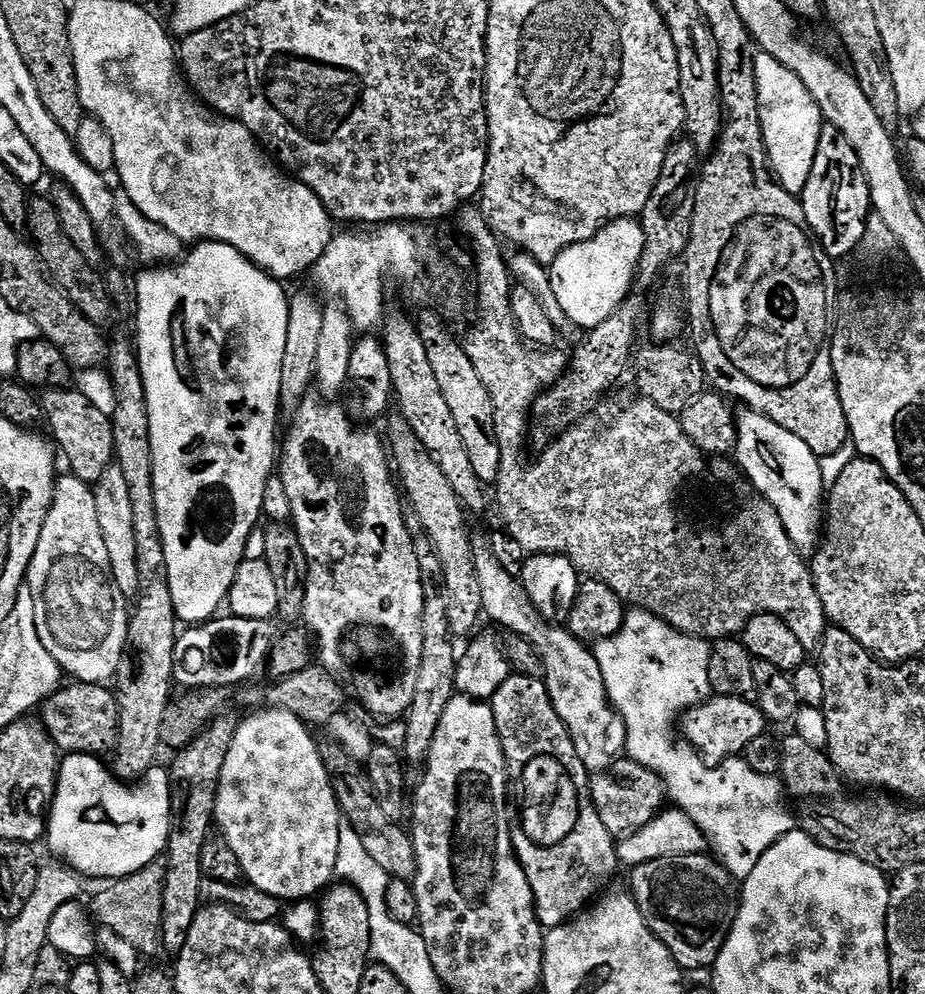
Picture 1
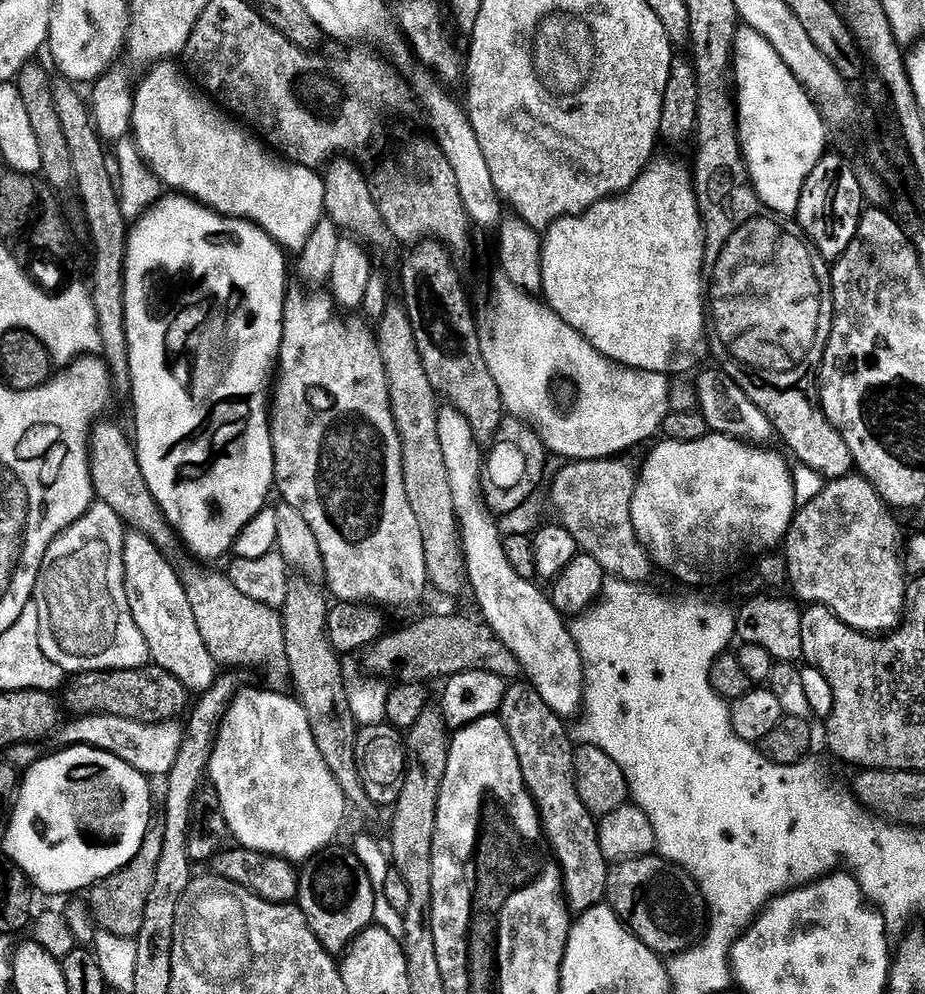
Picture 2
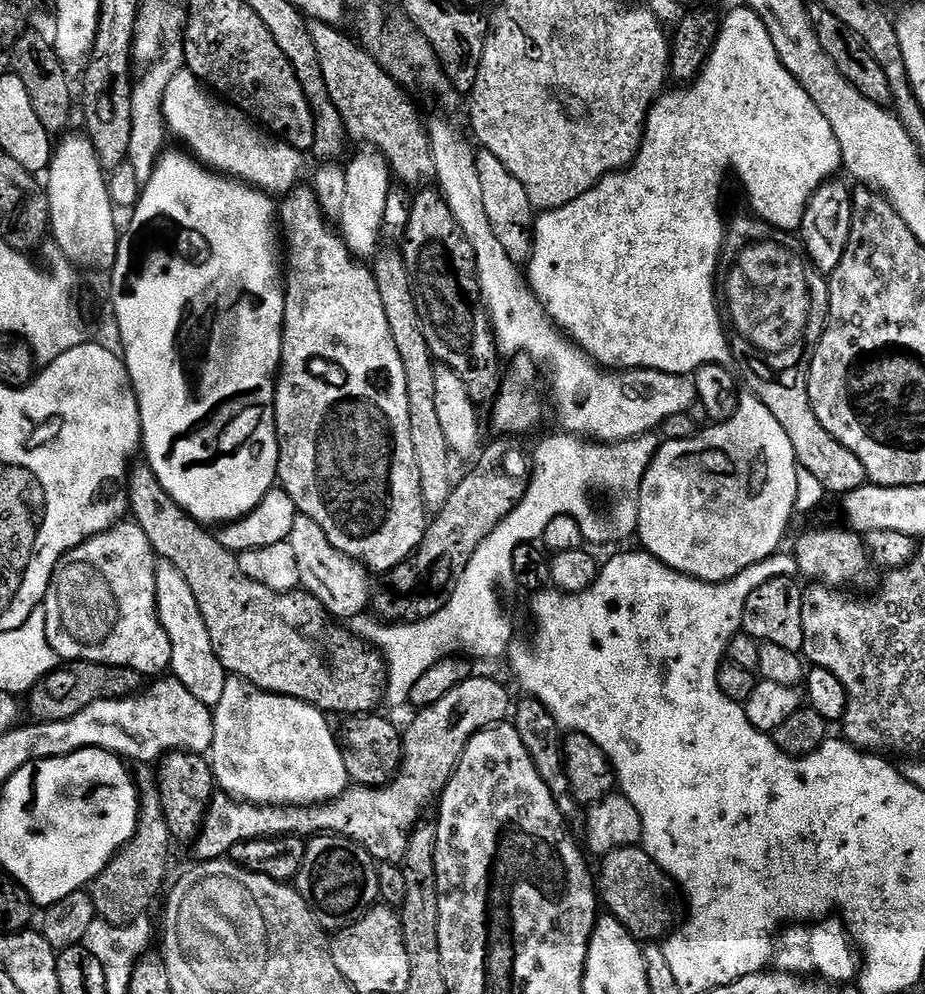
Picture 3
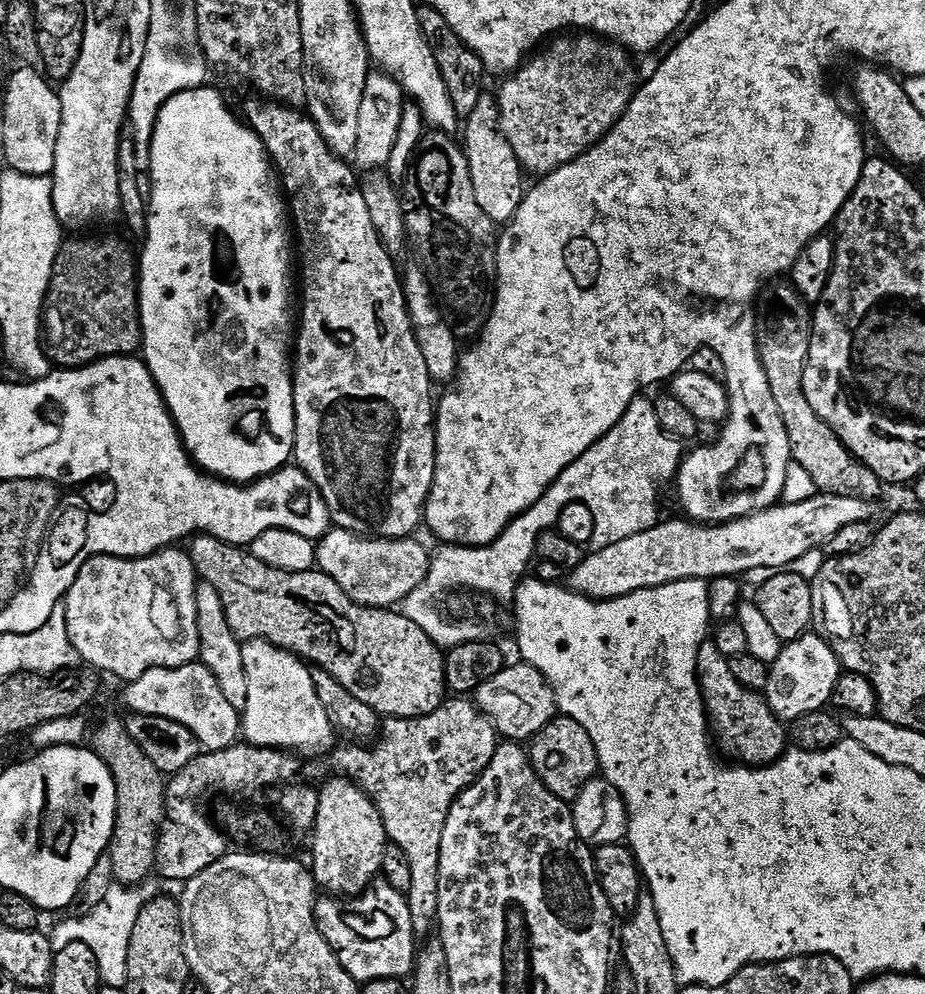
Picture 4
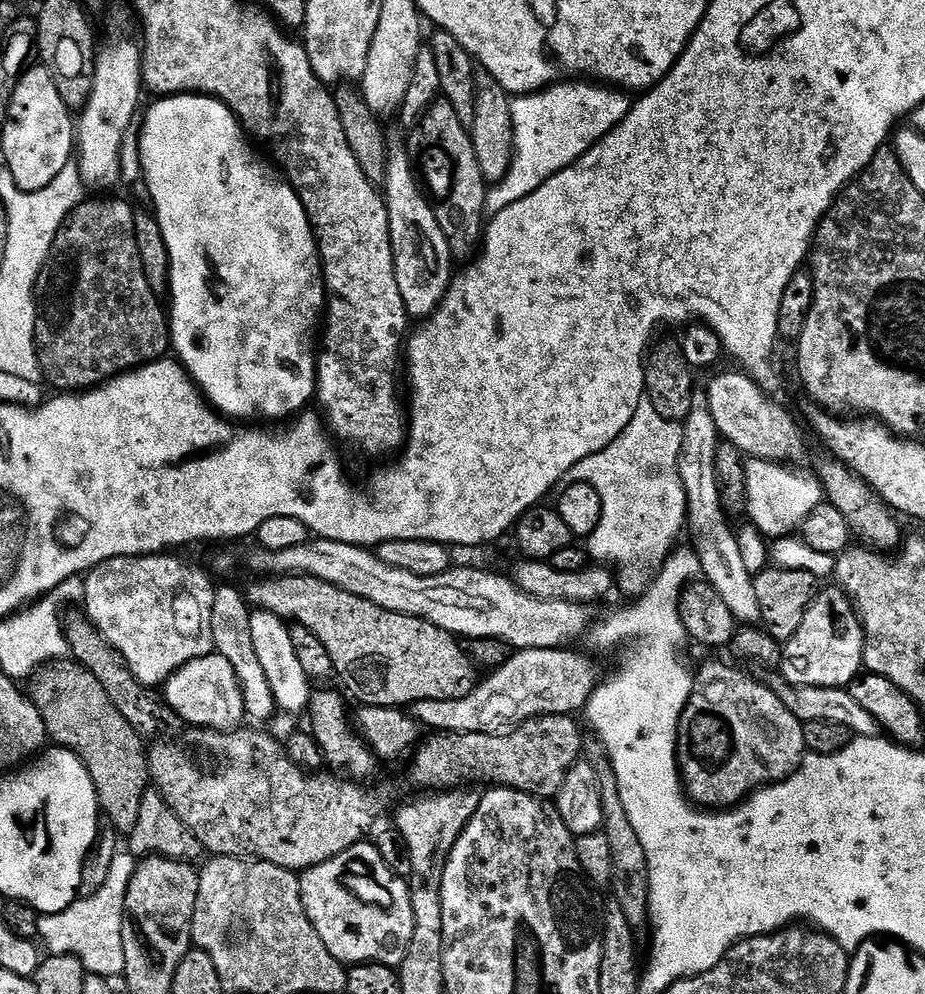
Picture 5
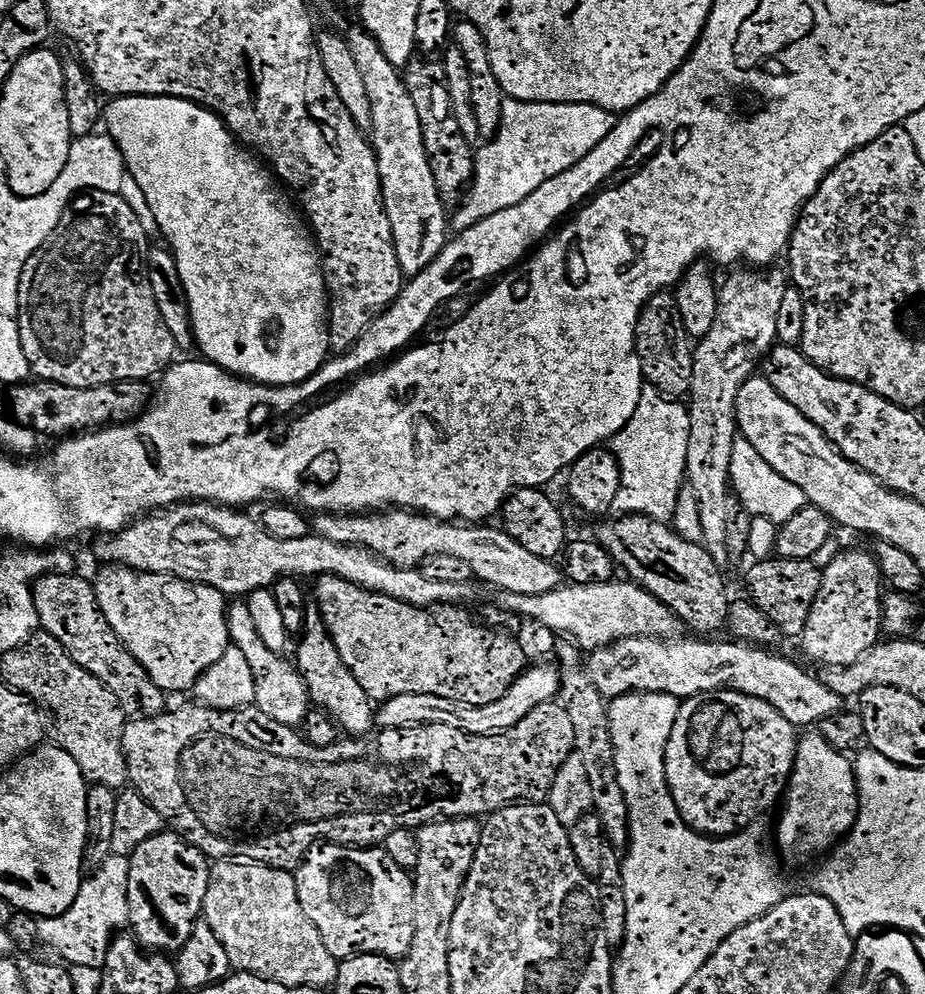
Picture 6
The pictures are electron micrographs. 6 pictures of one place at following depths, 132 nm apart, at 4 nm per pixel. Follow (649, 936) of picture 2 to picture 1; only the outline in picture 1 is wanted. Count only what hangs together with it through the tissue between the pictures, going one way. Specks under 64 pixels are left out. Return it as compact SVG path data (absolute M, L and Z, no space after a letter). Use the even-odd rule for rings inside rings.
M708 854L658 858L631 869L630 876L630 891L644 923L664 943L666 950L670 950L681 969L711 969L740 908L738 881L719 860Z

